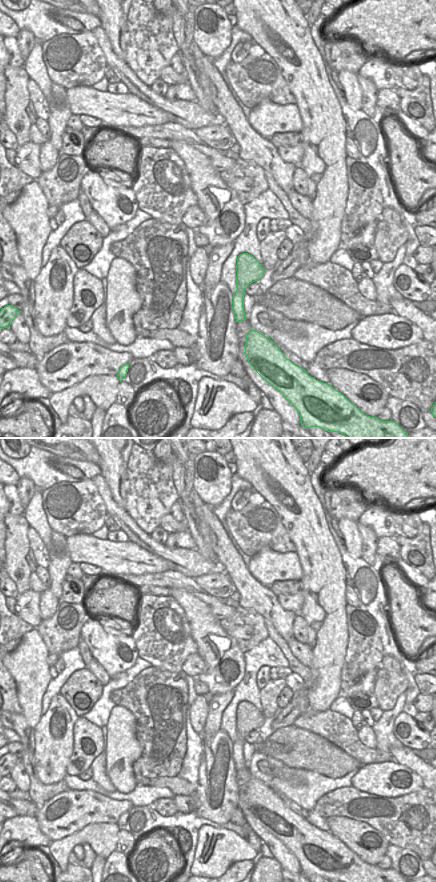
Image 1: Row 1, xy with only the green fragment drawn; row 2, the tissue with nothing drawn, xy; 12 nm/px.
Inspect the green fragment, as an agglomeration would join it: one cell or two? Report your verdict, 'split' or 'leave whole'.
leave whole

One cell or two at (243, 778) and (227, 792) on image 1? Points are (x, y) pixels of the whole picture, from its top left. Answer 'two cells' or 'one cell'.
two cells

